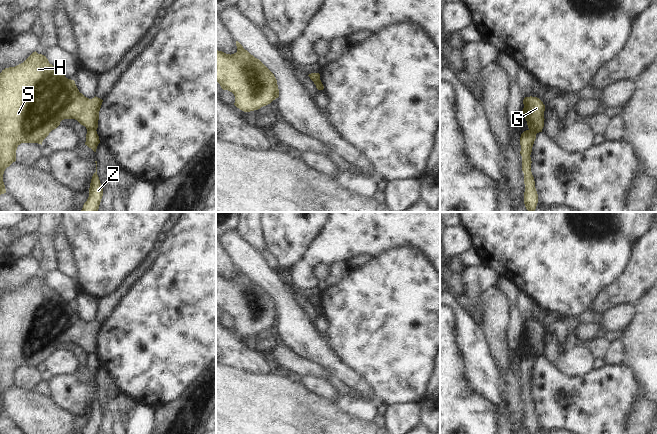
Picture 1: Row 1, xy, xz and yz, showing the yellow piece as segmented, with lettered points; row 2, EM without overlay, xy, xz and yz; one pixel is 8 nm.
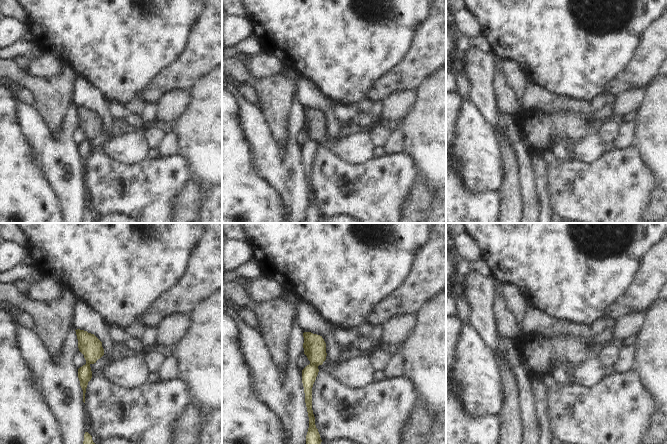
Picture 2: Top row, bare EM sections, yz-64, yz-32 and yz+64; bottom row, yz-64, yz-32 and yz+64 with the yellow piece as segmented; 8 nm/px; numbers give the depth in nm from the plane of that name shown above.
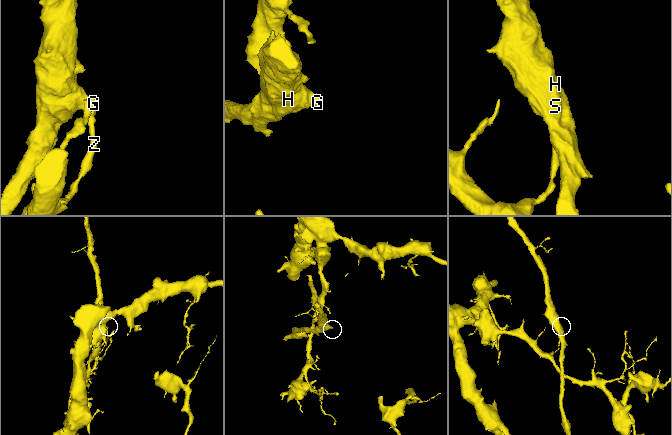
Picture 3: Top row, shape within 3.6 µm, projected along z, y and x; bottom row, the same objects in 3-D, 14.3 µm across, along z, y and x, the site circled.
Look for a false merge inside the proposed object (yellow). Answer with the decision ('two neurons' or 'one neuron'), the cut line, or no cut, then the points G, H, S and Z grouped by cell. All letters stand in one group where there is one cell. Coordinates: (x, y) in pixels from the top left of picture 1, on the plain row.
two neurons | xy (87, 352), (95, 354) | G H S / Z

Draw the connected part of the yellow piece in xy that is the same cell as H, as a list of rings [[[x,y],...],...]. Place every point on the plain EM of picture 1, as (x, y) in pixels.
[[[33,276],[23,287],[2,294],[0,297],[0,419],[6,417],[3,398],[7,391],[16,385],[16,374],[21,367],[38,367],[56,353],[64,343],[75,343],[86,353],[97,354],[99,335],[103,324],[89,323],[79,316],[75,305],[68,303],[49,287],[46,280]]]

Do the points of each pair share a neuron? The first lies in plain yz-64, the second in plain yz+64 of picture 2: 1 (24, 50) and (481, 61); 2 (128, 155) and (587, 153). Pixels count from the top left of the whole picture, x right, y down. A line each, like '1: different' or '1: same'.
1: different
2: same

